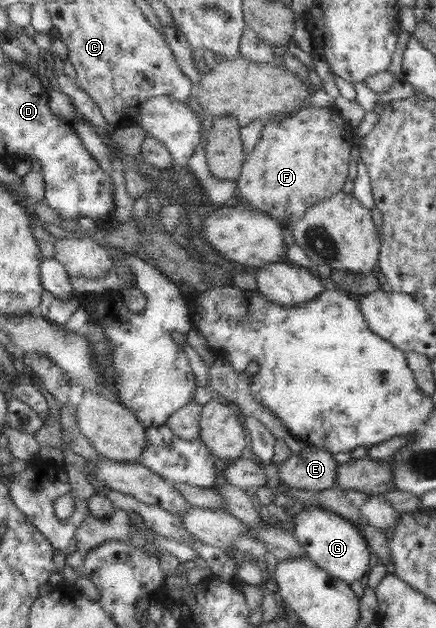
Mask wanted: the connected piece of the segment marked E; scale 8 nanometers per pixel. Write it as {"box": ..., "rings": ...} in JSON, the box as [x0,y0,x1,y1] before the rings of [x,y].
{"box":[279,444,338,491],"rings":[[[307,444],[297,455],[279,465],[279,477],[289,487],[306,491],[329,490],[336,486],[338,462],[334,453],[315,445]]]}

